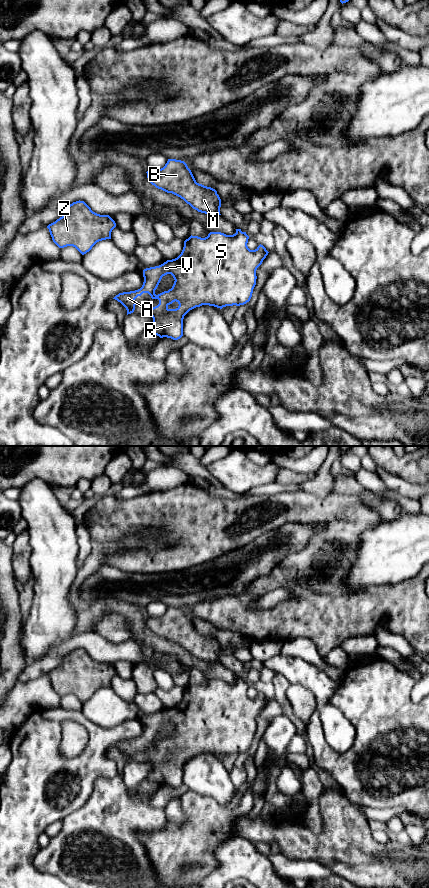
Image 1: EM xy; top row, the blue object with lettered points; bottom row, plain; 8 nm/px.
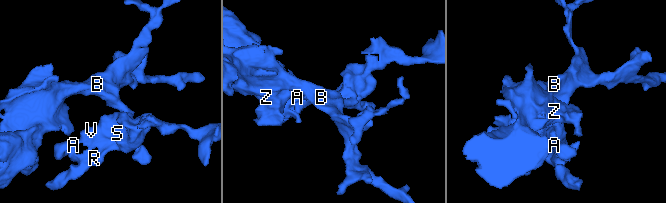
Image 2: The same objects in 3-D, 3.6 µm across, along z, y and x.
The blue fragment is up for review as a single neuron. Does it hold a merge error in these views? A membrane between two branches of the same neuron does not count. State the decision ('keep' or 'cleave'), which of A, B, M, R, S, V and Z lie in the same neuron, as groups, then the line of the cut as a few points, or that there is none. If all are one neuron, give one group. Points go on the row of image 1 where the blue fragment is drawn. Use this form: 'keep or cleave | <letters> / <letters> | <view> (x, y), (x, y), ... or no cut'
keep | A B M R S V Z | no cut

